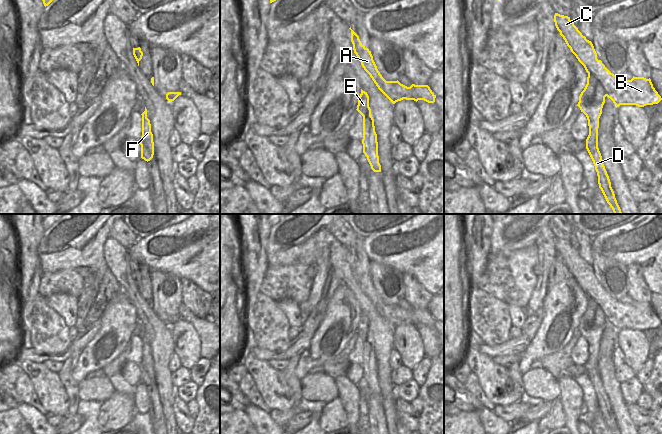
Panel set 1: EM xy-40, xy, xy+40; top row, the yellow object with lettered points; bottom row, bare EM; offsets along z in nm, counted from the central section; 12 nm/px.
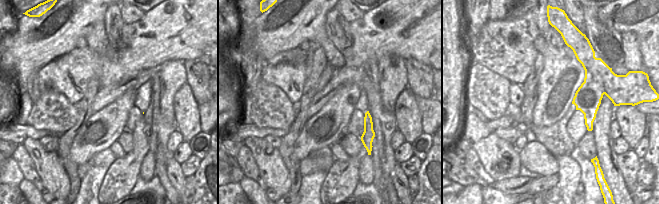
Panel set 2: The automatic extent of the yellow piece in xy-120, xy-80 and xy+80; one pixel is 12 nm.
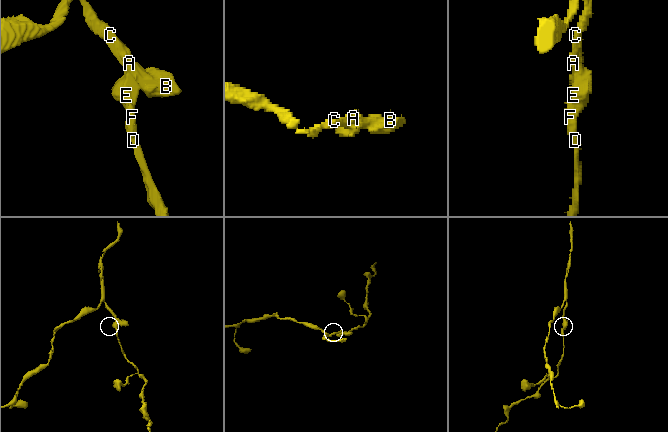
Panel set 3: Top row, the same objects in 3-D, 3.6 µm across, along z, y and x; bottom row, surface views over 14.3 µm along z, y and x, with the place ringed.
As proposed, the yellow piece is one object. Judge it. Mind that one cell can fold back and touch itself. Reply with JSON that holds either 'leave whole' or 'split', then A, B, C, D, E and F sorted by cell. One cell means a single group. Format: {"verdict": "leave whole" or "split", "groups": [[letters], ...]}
{"verdict": "split", "groups": [["A", "B", "C"], ["D", "E", "F"]]}

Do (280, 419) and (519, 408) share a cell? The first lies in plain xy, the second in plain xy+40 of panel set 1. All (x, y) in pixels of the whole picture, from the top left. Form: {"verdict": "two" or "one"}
{"verdict": "one"}

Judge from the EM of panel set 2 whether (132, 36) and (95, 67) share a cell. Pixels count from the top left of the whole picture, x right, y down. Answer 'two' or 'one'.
one

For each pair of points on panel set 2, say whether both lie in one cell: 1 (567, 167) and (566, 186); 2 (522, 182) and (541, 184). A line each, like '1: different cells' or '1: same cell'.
1: same cell
2: different cells

